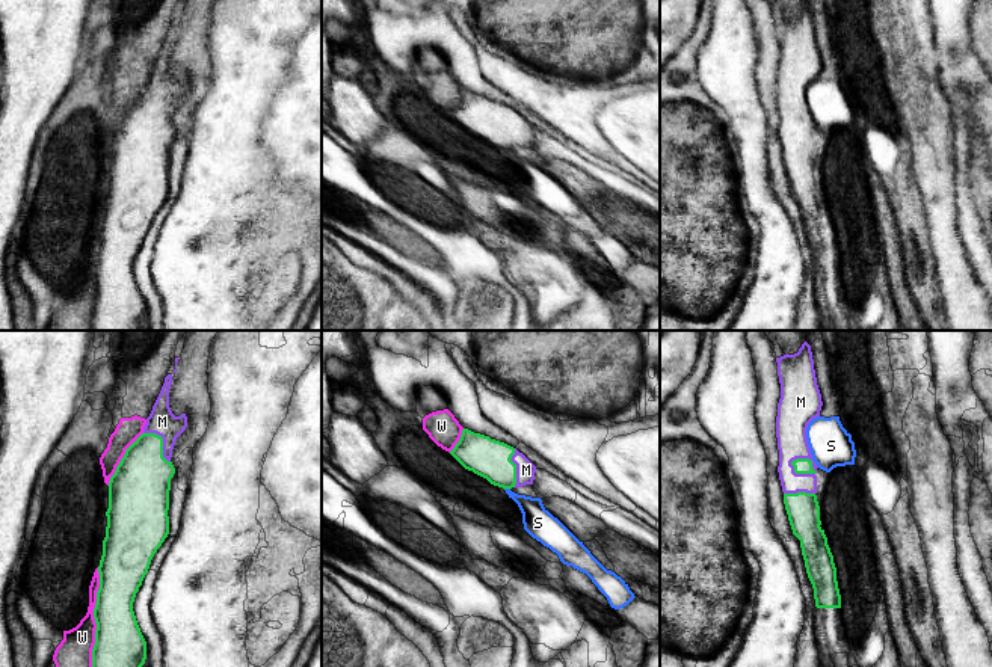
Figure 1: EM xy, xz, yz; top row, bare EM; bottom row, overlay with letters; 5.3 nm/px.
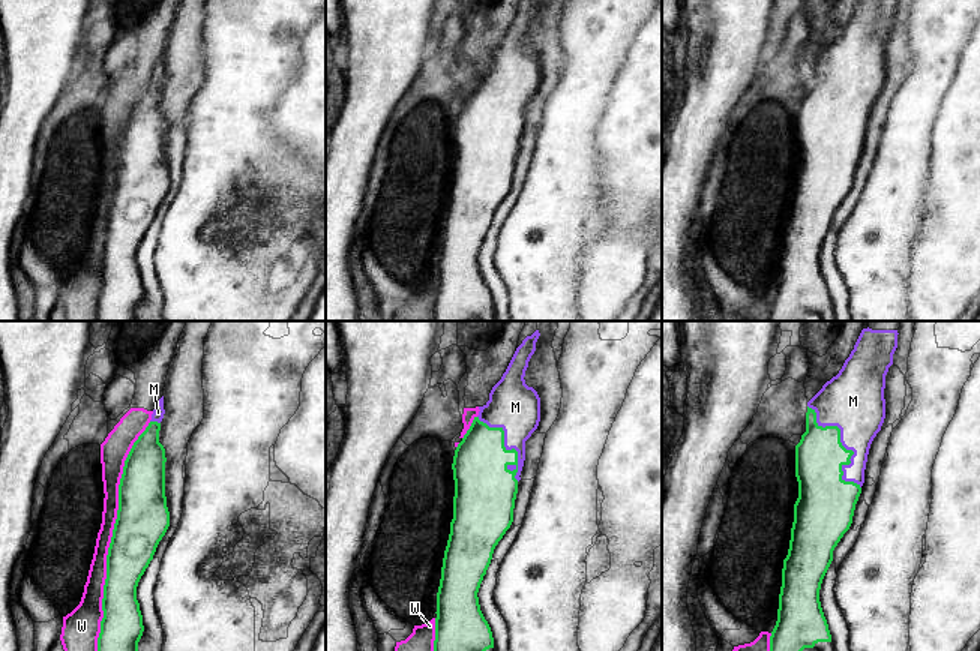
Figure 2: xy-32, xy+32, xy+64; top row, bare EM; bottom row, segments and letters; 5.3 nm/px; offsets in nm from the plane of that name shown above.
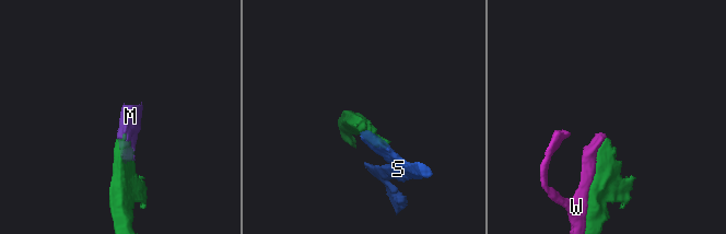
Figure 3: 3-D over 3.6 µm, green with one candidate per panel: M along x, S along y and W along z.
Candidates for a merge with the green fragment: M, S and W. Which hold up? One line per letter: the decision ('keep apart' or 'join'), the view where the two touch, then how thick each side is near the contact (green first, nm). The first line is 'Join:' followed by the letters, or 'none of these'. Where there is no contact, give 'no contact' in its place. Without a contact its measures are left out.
Join: M
M: join; contact in yz; calibres 80 and 160 nm
S: keep apart; contact in xz; calibres 200 and 160 nm
W: keep apart; contact in xy; calibres 280 and 200 nm

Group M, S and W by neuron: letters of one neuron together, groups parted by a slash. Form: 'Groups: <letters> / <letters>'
Groups: M / S / W

